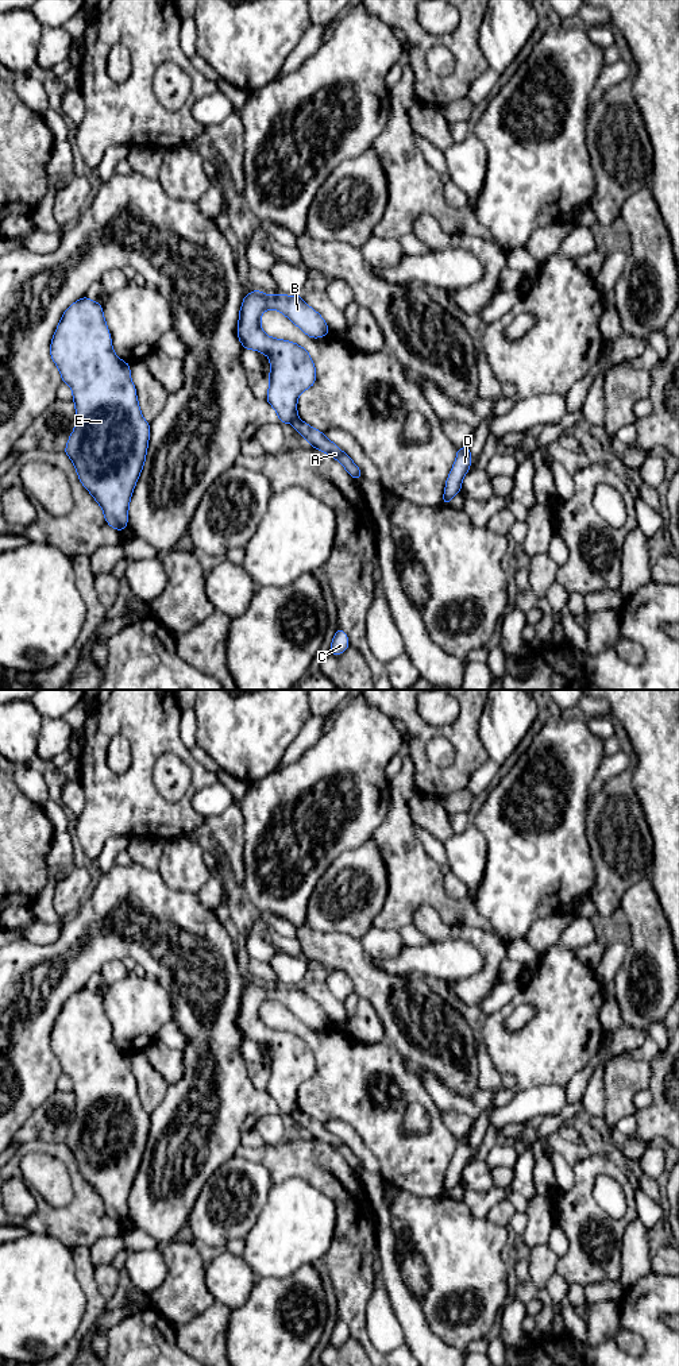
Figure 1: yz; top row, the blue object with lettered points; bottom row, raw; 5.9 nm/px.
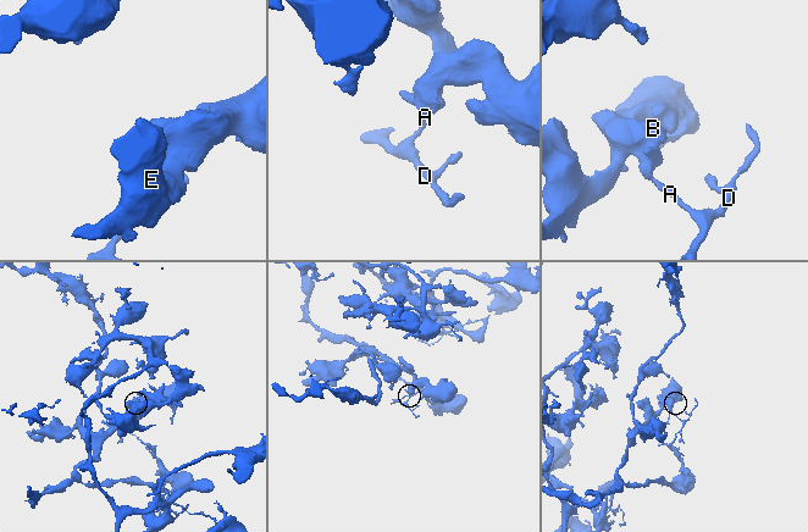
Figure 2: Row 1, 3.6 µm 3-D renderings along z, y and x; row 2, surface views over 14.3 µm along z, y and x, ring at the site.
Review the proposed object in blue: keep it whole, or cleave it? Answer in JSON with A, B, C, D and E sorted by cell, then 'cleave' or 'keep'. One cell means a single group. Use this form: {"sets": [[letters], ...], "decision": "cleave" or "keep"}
{"sets": [["A", "C", "D"], ["B", "E"]], "decision": "cleave"}

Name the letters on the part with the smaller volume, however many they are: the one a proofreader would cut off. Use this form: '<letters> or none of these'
A, C, D

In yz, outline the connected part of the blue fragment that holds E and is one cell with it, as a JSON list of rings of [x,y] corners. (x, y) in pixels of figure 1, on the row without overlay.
[[[86,987],[73,993],[59,1011],[51,1030],[50,1045],[62,1073],[70,1077],[76,1096],[76,1118],[63,1143],[72,1150],[82,1177],[101,1197],[108,1216],[116,1222],[127,1220],[130,1191],[146,1151],[150,1114],[142,1108],[135,1076],[131,1072],[130,1054],[119,1050],[113,1043],[103,996]]]

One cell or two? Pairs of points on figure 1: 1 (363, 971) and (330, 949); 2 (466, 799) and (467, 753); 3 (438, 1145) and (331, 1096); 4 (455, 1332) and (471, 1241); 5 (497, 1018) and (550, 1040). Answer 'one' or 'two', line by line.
1: one
2: two
3: one
4: one
5: one

